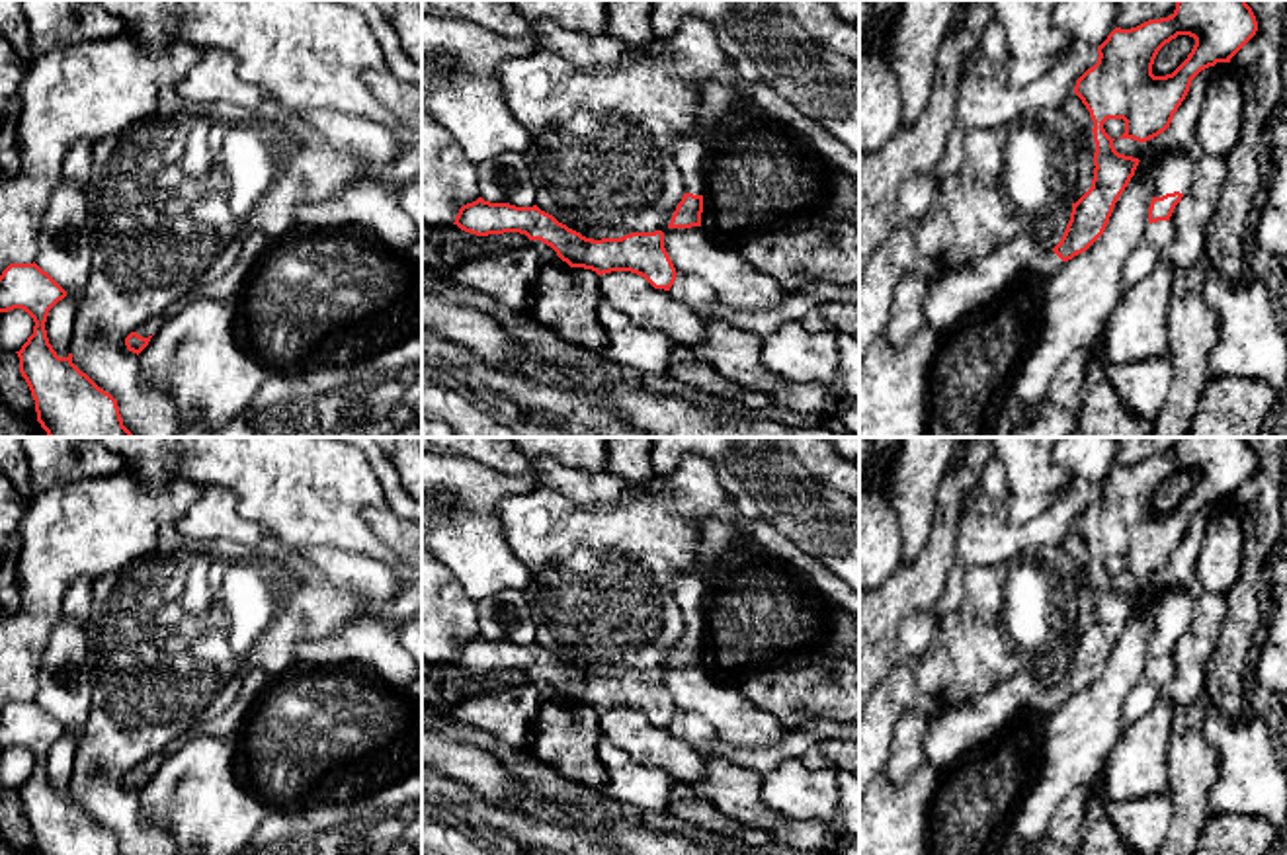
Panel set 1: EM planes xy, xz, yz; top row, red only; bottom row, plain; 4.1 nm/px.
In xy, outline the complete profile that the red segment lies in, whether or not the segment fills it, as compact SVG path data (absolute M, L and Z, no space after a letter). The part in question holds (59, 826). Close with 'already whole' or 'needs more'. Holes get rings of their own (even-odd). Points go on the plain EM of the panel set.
M35 699L10 701L0 712L0 750L25 748L35 763L21 783L20 810L35 837L37 855L121 855L117 837L49 781L49 748L66 728Z; already whole

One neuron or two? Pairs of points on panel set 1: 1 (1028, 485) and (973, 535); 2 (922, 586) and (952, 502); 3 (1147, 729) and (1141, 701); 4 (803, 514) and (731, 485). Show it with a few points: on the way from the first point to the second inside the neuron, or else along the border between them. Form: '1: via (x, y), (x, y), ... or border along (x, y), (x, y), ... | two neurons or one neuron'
1: border along (996, 461), (1010, 522), (1026, 524), (1051, 504) | two neurons
2: via (932, 565), (938, 557), (946, 524) | one neuron
3: border along (1161, 697), (1125, 731) | two neurons
4: border along (725, 465), (760, 518) | two neurons

